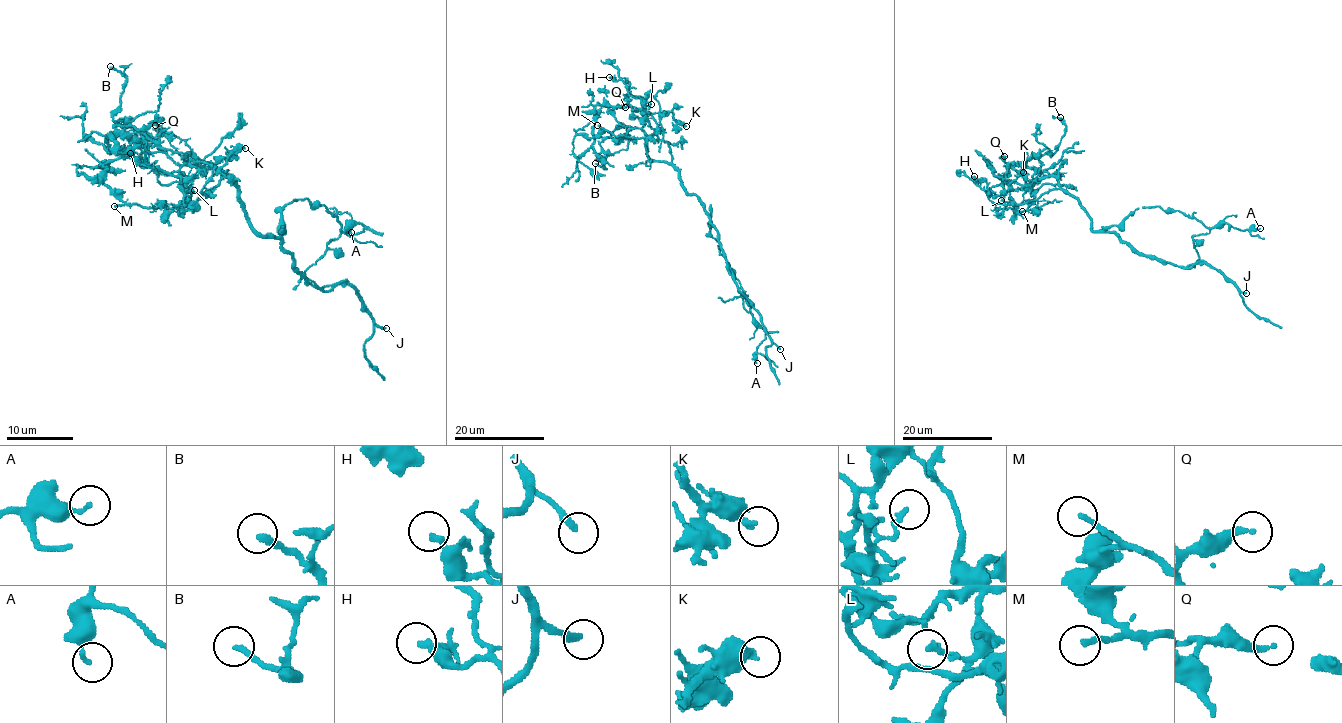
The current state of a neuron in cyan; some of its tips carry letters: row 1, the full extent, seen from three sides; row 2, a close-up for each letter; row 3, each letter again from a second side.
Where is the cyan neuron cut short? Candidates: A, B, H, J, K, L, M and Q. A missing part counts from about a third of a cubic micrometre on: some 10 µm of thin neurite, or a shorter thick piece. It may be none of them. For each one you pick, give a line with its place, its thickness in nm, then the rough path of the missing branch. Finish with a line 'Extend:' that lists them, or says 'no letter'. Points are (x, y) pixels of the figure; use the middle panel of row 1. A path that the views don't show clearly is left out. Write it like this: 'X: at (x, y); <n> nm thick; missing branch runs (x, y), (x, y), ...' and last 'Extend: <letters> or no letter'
J: at (780, 349); 280 nm thick
Extend: J

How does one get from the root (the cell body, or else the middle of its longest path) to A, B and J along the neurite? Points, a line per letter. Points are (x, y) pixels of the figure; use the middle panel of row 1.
A: (686, 191), (709, 210), (711, 235), (745, 293), (752, 319), (765, 332), (757, 349), (757, 363)
B: (686, 191), (670, 164), (648, 155), (638, 127), (606, 136), (597, 156), (605, 168), (595, 163)
J: (686, 191), (698, 198), (717, 232), (737, 290), (759, 313), (764, 332), (780, 349)

